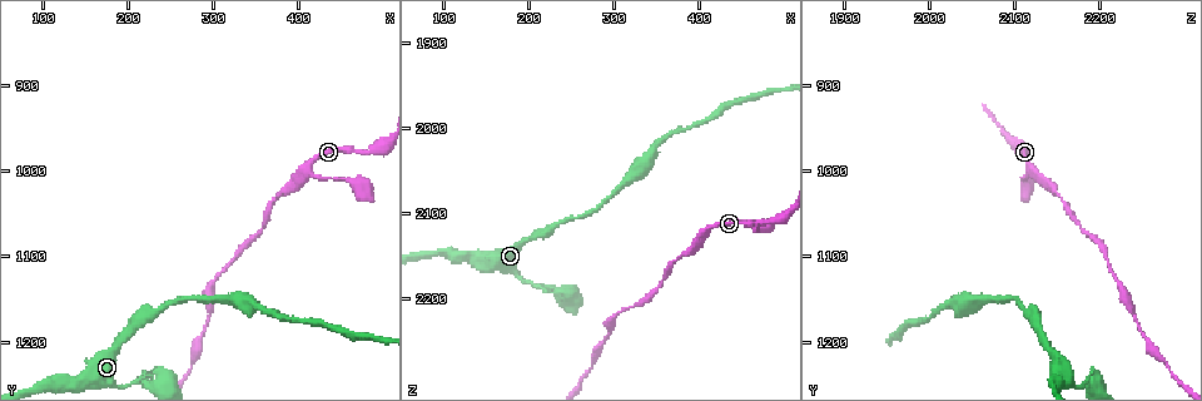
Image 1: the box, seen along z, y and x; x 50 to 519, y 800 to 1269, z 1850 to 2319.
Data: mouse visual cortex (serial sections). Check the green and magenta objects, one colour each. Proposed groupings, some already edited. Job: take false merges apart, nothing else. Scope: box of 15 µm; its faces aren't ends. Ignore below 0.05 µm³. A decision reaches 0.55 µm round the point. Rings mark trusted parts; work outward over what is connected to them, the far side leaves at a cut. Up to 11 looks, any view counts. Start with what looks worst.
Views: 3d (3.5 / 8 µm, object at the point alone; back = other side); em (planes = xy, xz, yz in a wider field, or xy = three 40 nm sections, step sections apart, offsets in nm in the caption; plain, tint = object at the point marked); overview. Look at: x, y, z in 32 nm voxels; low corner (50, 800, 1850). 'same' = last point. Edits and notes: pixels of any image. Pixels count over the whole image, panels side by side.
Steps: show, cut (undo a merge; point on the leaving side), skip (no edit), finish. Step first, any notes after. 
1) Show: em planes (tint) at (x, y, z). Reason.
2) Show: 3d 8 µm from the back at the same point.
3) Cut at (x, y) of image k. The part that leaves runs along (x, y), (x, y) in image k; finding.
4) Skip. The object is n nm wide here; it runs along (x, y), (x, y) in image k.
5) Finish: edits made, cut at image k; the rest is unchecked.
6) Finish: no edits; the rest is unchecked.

Show: 3d 3.5 µm at (415, 1000, 2115). Three arms meet.

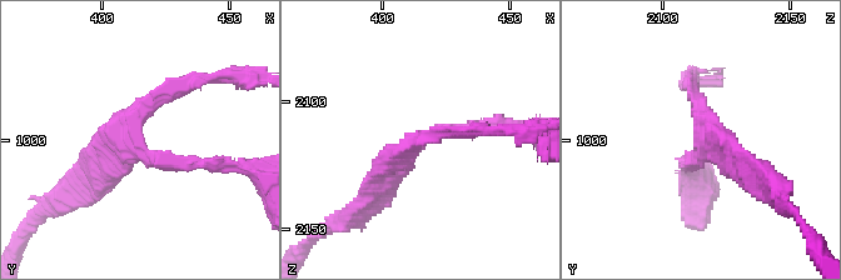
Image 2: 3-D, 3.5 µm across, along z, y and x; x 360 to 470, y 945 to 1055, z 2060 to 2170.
Show: em xy step 2 (tint) at (415, 1001, 2115). 3 arms meet here; the arms are 150, 150, 300 nm wide.

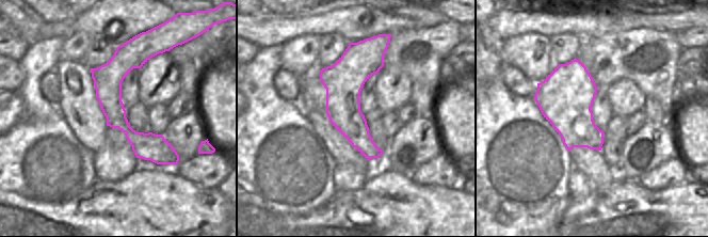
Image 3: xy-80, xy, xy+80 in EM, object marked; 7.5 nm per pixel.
Skip. The object is 260 nm wide here; it runs along (127, 48), (115, 116), (171, 161) in image 3; continuous, no second cell.

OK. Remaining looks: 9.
Show: 3d 3.5 µm at (215, 1245, 2185).

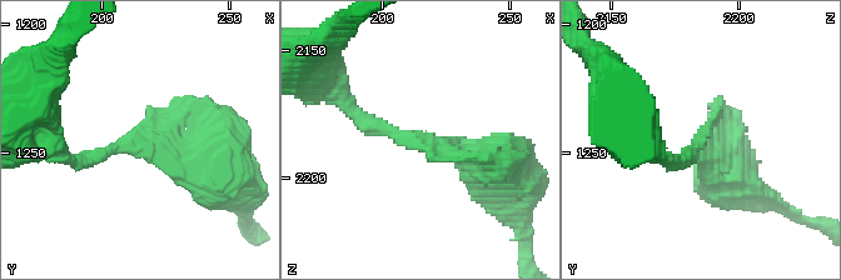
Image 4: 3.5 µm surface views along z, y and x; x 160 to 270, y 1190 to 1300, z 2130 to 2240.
Show: em xy step 2 (tint) at (218, 1250, 2182). The arms are 200, 450 nm wide.

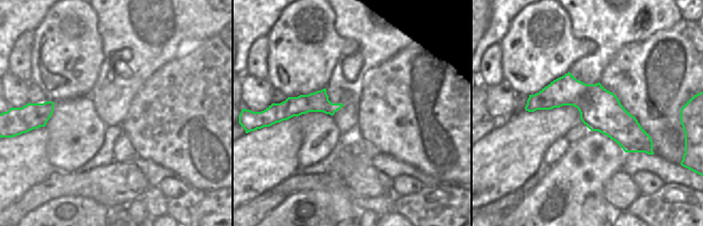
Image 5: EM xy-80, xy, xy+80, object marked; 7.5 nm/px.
Skip. The object is 130 nm wide here; it runs along (531, 97), (588, 98), (650, 149) in image 5; one cell here.

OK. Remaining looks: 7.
Show: 3d 3.5 µm at (125, 1245, 2145). Thin neck.

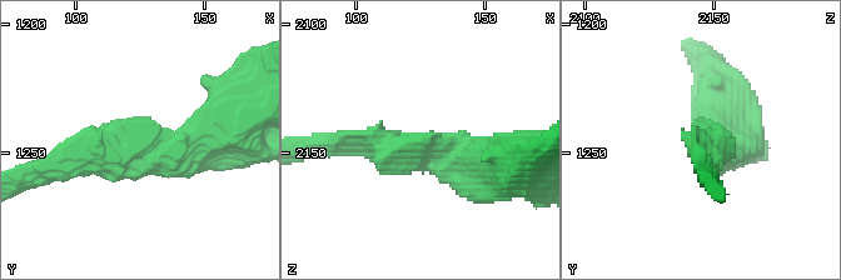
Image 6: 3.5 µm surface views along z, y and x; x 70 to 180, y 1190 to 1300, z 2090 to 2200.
Show: em planes (tint) at (129, 1247, 2148). The arms are 350, 600 nm wide; shape alone is not enough.

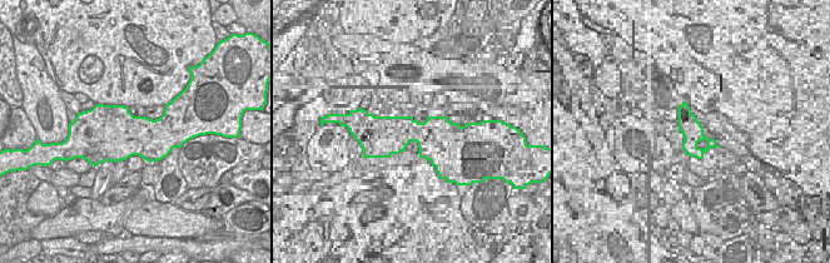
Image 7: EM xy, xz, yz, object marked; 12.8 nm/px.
Show: em xy step 1 (tint) at the same point.

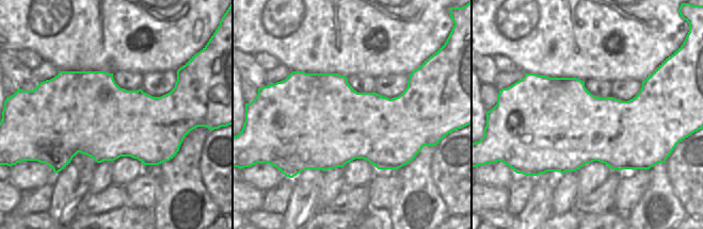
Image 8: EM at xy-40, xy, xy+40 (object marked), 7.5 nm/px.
Skip. It runs along (223, 128), (73, 165) in image 6; all the same cell.

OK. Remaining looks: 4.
Show: 3d 3.5 µm at (370, 1035, 2155). Narrows sharply.

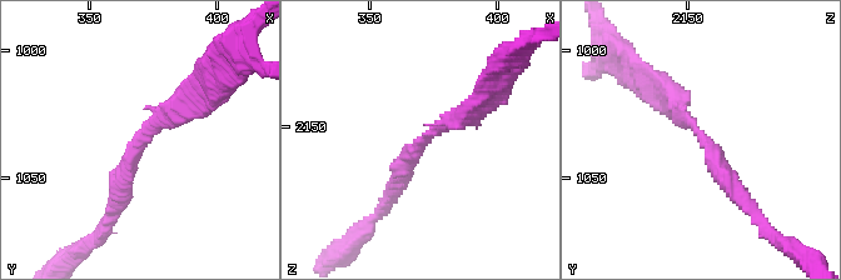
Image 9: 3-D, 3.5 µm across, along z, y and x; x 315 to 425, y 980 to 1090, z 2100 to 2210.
Show: em xy step 5 (tint) at (373, 1033, 2154). The arms are 250, 250 nm wide.

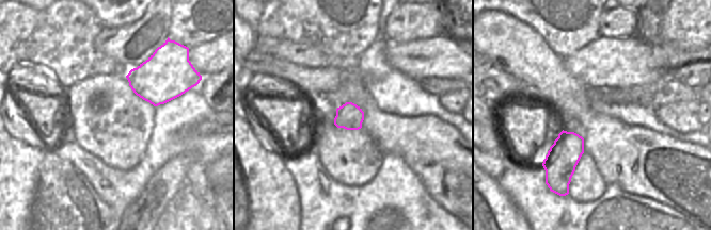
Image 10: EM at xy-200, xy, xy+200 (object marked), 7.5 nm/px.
Skip. It runs along (205, 93), (137, 146), (118, 200) in image 9; all the same cell.

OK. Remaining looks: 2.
Finish: no edits; the rest is unchecked.

